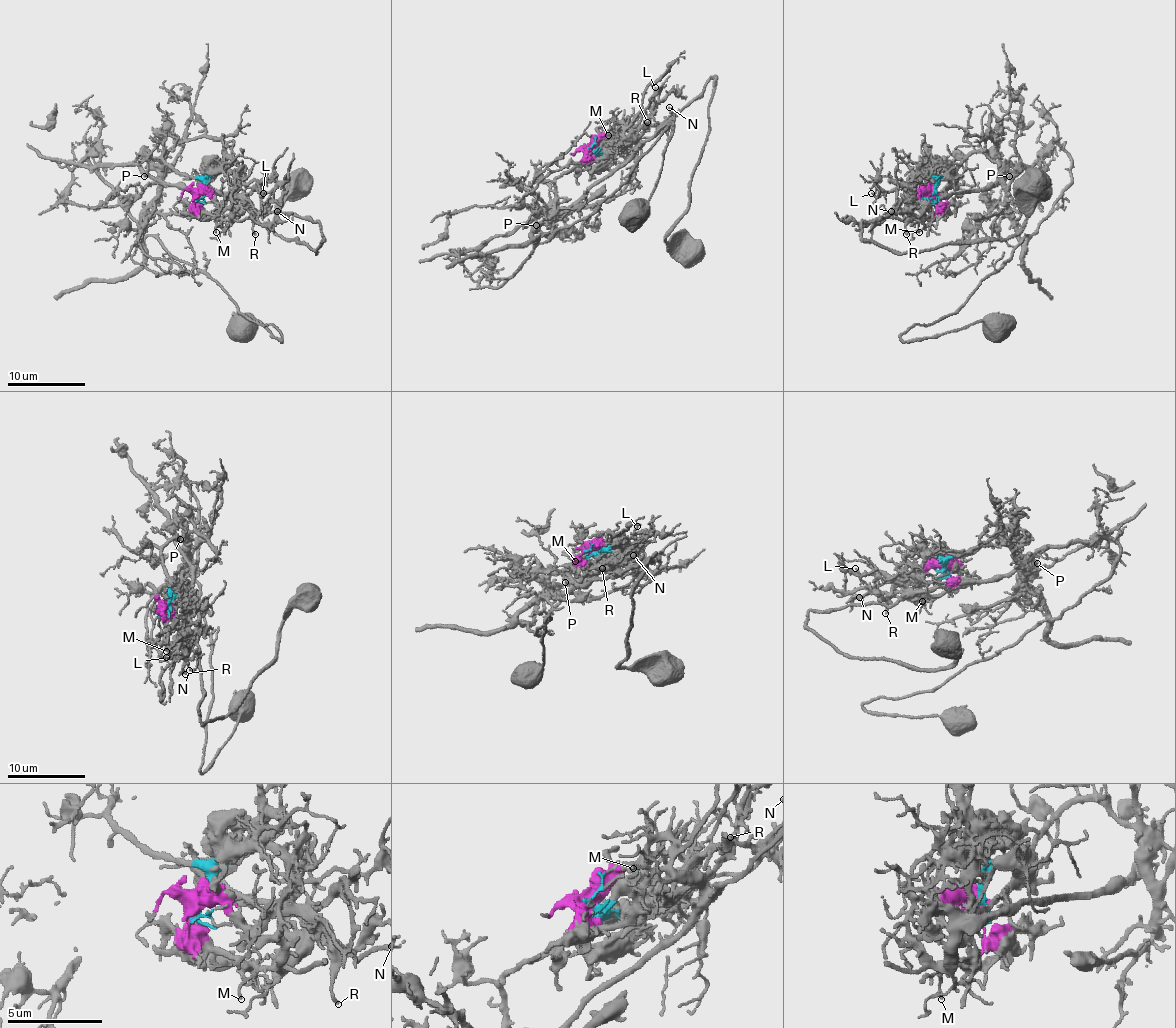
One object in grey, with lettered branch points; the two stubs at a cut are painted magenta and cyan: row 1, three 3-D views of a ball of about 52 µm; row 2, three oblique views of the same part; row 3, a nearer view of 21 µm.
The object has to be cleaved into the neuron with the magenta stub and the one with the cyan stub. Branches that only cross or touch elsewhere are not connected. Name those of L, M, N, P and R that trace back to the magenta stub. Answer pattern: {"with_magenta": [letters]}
{"with_magenta": ["L", "M", "N", "R"]}

